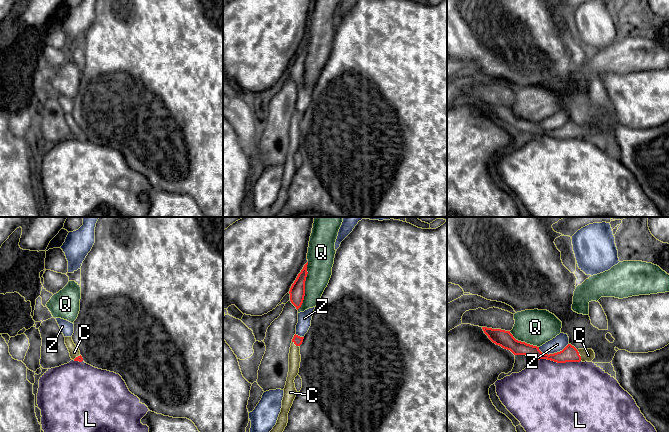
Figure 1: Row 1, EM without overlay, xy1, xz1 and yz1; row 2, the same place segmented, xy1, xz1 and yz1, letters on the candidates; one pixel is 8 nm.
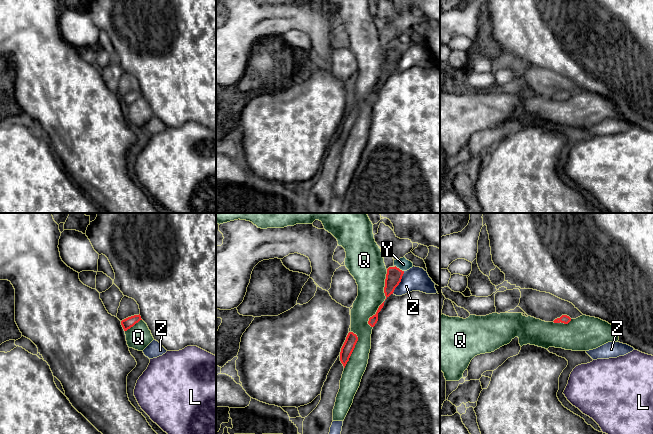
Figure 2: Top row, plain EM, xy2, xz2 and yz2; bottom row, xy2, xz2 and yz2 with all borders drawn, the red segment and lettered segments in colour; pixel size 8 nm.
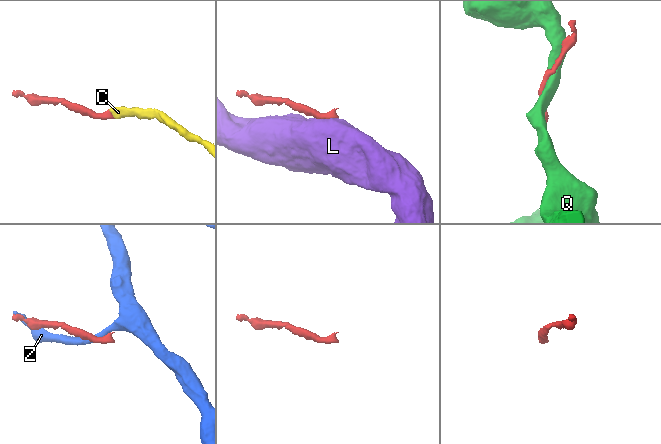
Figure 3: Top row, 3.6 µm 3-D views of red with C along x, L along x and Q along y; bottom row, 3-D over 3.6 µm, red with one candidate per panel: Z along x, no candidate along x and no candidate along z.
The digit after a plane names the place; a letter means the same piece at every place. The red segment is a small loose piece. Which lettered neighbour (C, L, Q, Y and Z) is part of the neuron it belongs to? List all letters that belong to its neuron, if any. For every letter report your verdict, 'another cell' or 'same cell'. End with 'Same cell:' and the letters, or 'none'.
C: same cell
L: another cell
Q: another cell
Y: another cell
Z: another cell
Same cell: C

